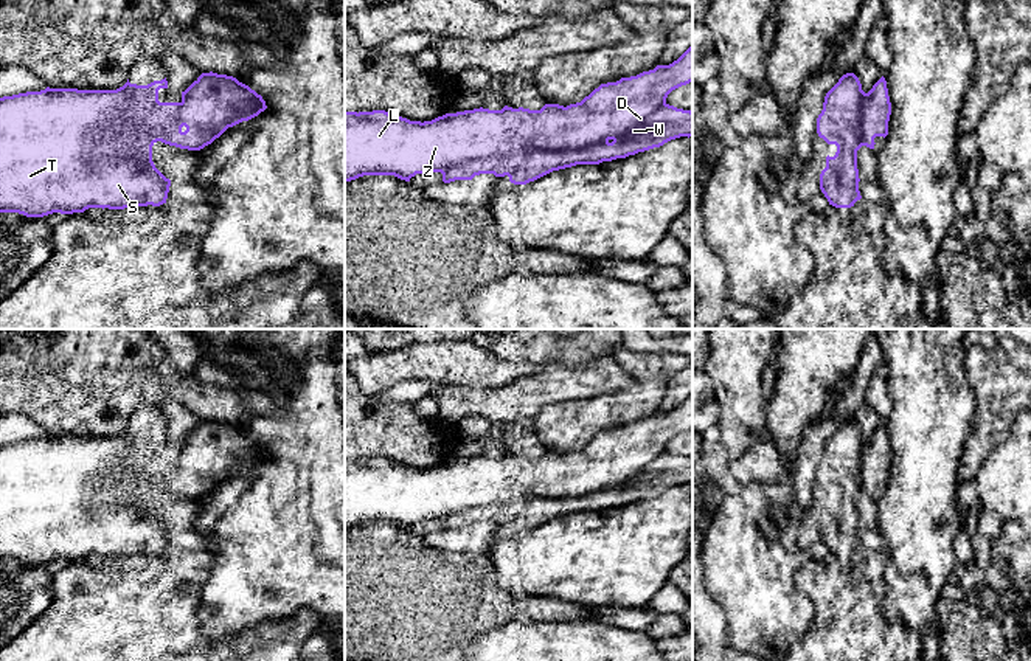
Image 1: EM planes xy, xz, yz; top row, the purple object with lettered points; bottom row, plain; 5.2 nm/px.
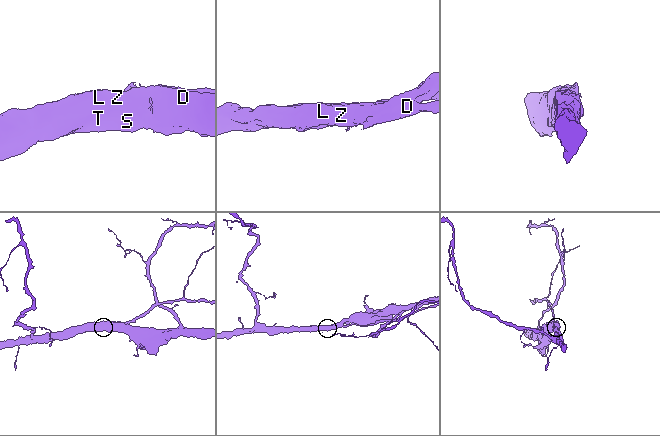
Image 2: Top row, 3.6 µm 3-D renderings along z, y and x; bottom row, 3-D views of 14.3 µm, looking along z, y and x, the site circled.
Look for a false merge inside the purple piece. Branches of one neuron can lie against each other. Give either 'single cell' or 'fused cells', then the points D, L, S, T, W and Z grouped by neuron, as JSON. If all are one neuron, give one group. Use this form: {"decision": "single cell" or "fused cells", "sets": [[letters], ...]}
{"decision": "fused cells", "sets": [["D", "L", "S", "T", "Z"], ["W"]]}

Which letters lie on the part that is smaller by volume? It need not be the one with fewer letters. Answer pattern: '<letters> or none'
W

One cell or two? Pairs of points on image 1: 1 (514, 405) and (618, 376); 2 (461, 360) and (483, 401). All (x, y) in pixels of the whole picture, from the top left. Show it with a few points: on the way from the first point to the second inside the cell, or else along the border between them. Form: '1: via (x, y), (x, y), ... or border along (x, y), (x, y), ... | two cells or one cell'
1: via (541, 388), (558, 382), (592, 379) | one cell
2: border along (513, 380), (500, 387), (441, 387) | two cells

